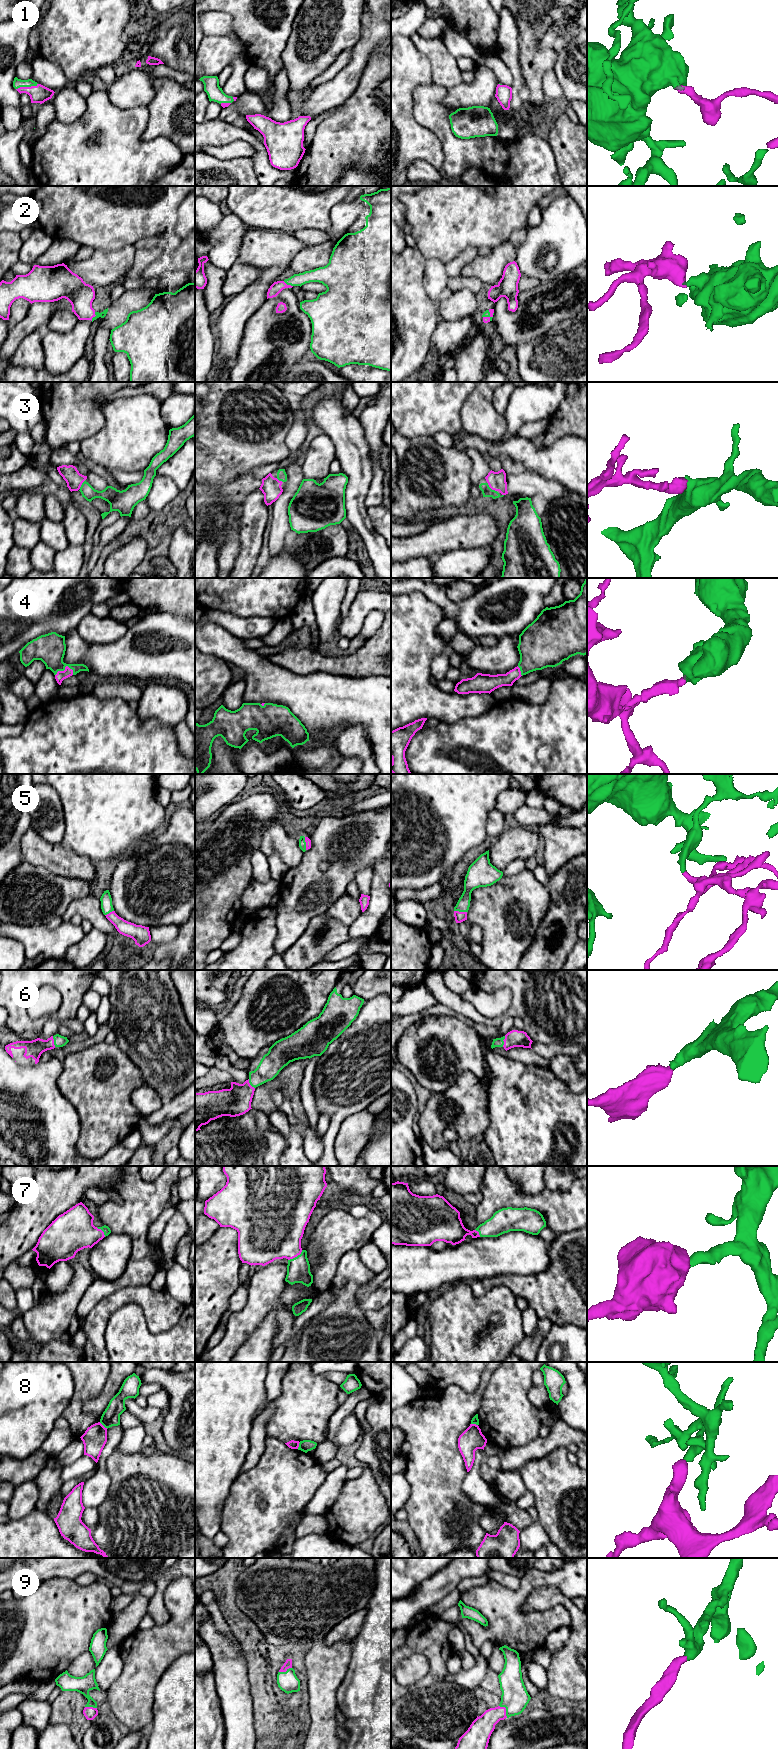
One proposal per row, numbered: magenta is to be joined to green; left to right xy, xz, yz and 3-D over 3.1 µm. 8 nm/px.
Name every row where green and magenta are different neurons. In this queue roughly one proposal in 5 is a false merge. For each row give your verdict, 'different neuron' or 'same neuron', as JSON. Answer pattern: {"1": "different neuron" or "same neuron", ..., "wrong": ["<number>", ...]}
{"1": "same neuron", "2": "same neuron", "3": "same neuron", "4": "same neuron", "5": "same neuron", "6": "same neuron", "7": "same neuron", "8": "different neuron", "9": "same neuron", "wrong": ["8"]}

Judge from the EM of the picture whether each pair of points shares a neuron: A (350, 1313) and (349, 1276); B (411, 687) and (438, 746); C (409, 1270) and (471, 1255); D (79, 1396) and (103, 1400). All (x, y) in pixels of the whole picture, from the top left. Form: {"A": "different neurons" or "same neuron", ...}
{"A": "same neuron", "B": "different neurons", "C": "same neuron", "D": "different neurons"}

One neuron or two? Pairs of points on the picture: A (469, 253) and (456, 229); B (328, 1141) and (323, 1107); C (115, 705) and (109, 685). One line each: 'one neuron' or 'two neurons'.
A: two neurons
B: one neuron
C: two neurons

